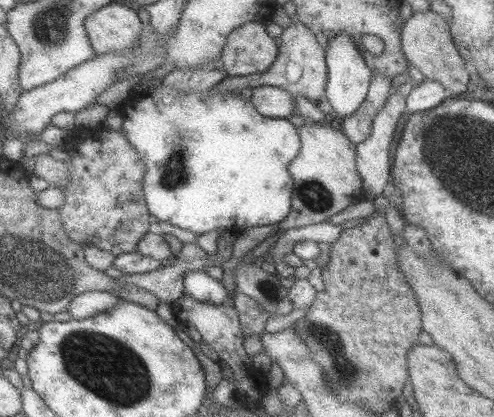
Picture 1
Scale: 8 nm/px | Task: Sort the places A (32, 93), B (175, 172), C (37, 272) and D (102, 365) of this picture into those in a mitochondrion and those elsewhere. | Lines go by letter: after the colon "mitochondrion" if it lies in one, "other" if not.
A: other
B: mitochondrion
C: mitochondrion
D: mitochondrion

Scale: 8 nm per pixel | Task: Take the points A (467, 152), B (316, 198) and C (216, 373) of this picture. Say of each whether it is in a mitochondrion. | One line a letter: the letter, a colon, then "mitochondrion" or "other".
A: mitochondrion
B: mitochondrion
C: other

